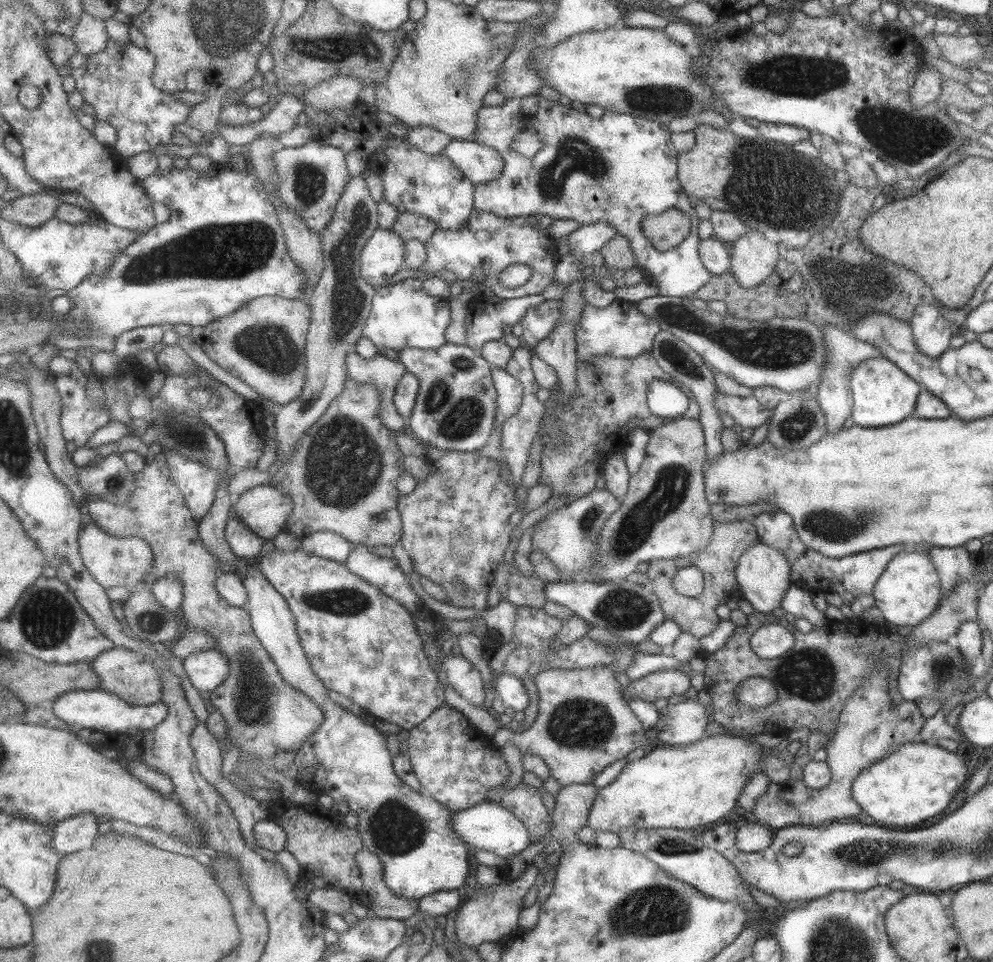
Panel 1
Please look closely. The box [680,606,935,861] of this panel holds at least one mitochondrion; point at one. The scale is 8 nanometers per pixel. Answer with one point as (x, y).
(808, 673)

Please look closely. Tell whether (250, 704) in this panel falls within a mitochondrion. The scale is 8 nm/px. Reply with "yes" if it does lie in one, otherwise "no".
yes

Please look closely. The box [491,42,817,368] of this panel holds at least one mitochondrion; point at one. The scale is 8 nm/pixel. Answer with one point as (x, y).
(575, 153)

